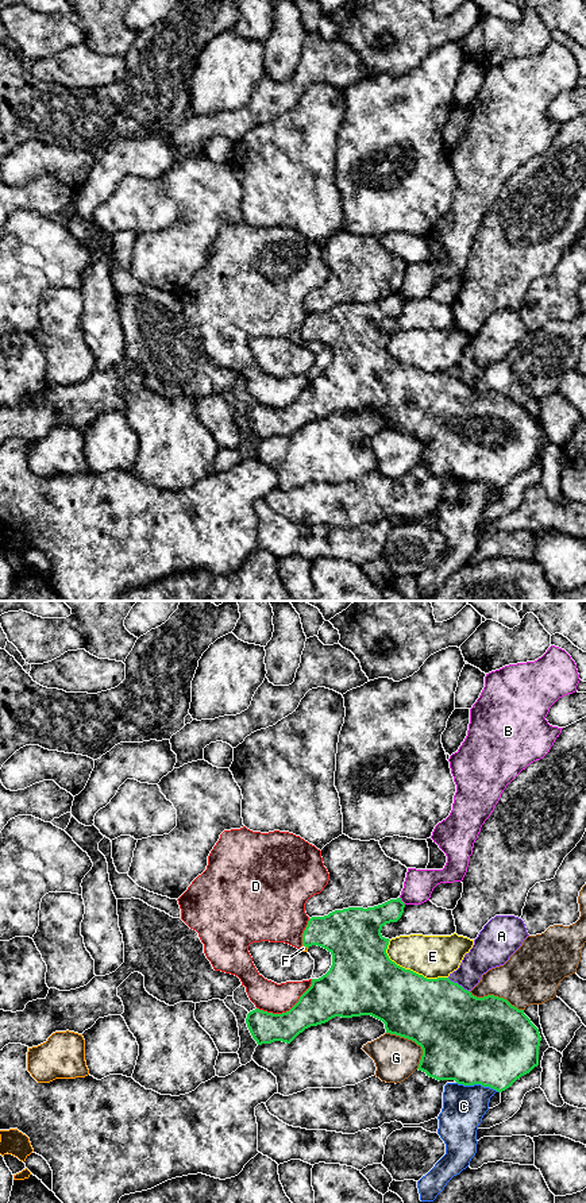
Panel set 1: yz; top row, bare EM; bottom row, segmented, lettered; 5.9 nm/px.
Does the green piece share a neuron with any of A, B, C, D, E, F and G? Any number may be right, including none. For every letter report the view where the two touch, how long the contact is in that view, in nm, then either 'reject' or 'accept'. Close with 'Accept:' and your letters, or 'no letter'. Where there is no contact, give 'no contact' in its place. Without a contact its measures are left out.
A: meets green in yz; contact 160 nm long; reject
B: meets green in yz; contact 60 nm long; reject
C: meets green in yz; contact 260 nm long; reject
D: meets green in yz; contact 380 nm long; reject
E: meets green in yz; contact 420 nm long; reject
F: meets green in yz; contact 40 nm long; reject
G: meets green in yz; contact 300 nm long; reject
Accept: no letter

